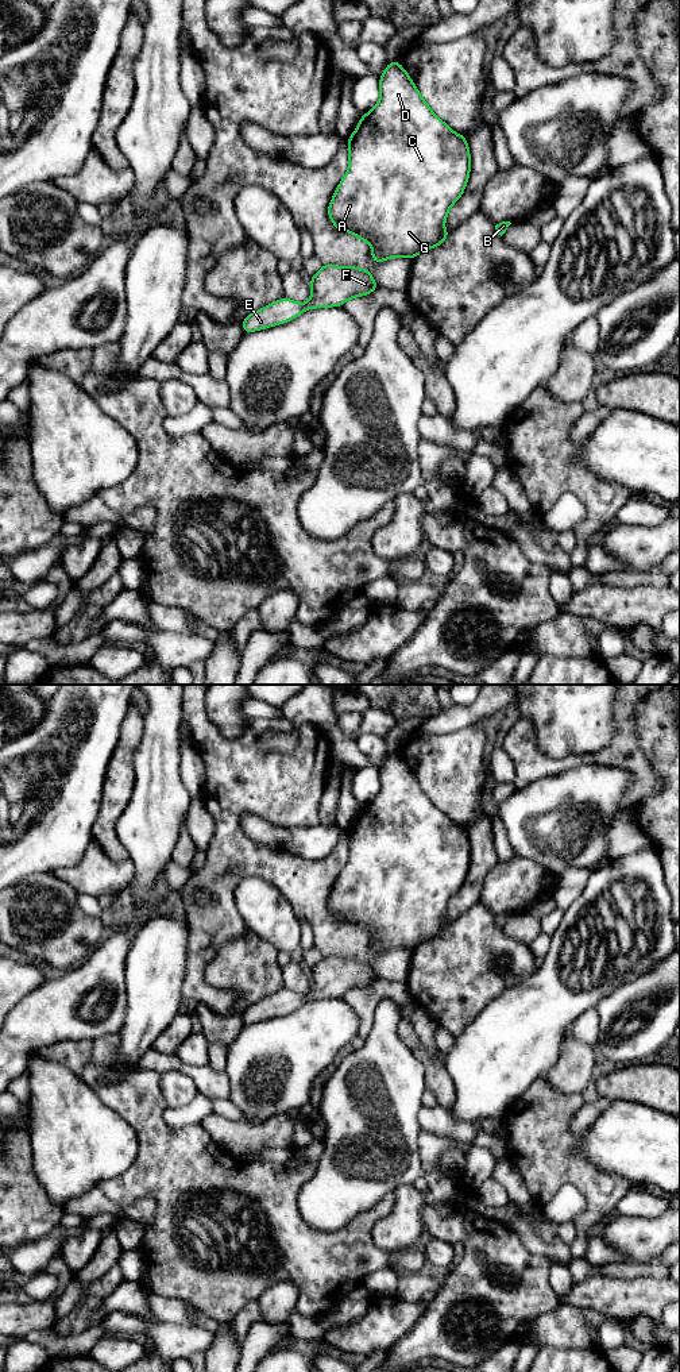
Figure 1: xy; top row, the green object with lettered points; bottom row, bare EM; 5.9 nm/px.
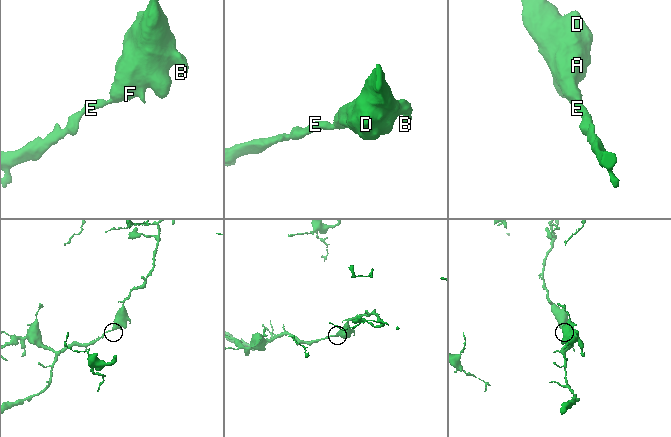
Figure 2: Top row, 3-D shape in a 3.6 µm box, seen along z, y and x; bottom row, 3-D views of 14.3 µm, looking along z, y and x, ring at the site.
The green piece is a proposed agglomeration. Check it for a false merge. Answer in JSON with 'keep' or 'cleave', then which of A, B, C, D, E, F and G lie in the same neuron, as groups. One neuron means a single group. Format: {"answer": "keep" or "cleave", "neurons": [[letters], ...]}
{"answer": "keep", "neurons": [["A", "B", "C", "D", "E", "F", "G"]]}

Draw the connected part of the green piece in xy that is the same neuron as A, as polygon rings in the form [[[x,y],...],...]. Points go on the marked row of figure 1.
[[[391,61],[379,78],[379,92],[380,99],[378,104],[366,115],[360,116],[360,122],[353,131],[353,134],[347,139],[349,146],[349,166],[343,180],[340,181],[331,203],[328,207],[328,216],[333,226],[339,231],[347,231],[353,234],[360,240],[367,240],[371,244],[372,262],[379,263],[393,257],[405,257],[414,259],[420,253],[438,247],[448,238],[451,231],[444,230],[444,223],[447,220],[451,207],[461,197],[464,193],[467,181],[470,178],[471,169],[471,155],[467,144],[467,138],[453,132],[449,126],[447,126],[426,104],[418,92],[417,86],[413,84],[407,72],[401,66],[398,61]]]

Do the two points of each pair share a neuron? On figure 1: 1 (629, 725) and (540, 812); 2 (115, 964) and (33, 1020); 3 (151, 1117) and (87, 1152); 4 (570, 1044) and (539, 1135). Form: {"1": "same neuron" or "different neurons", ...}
{"1": "different neurons", "2": "same neuron", "3": "different neurons", "4": "different neurons"}

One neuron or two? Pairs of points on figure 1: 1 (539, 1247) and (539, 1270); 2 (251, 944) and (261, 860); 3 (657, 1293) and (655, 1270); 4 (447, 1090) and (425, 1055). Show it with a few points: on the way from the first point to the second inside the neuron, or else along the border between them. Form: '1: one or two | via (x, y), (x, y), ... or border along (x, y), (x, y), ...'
1: two | border along (516, 1234), (530, 1252), (543, 1255), (549, 1260)
2: two | border along (247, 928), (242, 935), (228, 940), (221, 947)
3: two | border along (665, 1276), (624, 1278)
4: one | via (439, 1082), (429, 1063)

